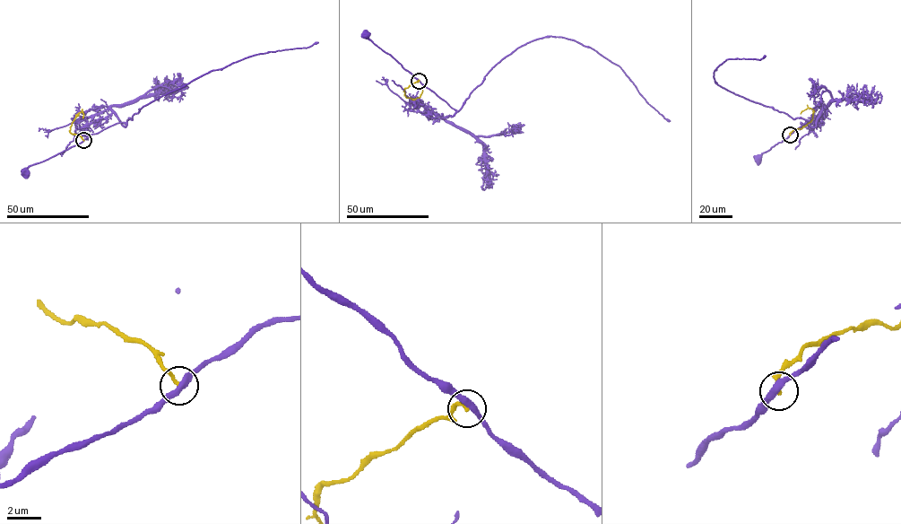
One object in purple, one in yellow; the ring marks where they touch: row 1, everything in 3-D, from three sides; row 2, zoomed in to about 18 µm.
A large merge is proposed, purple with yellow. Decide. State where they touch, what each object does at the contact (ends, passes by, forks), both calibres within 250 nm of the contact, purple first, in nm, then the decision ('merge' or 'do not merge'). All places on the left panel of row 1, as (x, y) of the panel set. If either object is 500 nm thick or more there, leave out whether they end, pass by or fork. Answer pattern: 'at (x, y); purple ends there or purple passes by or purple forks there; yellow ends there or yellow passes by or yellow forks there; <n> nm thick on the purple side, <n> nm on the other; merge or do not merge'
at (83, 140); purple passes by; yellow ends there; 360 nm thick on the purple side, 220 nm on the other; do not merge

